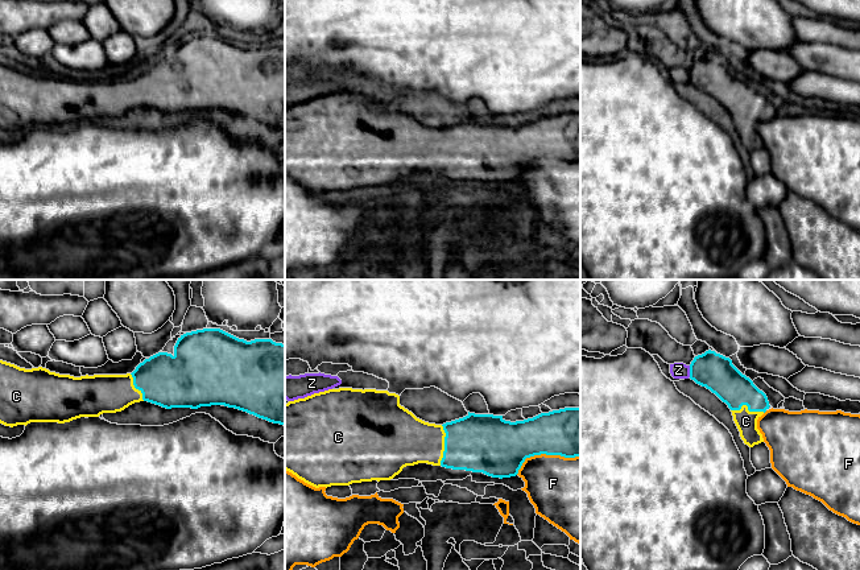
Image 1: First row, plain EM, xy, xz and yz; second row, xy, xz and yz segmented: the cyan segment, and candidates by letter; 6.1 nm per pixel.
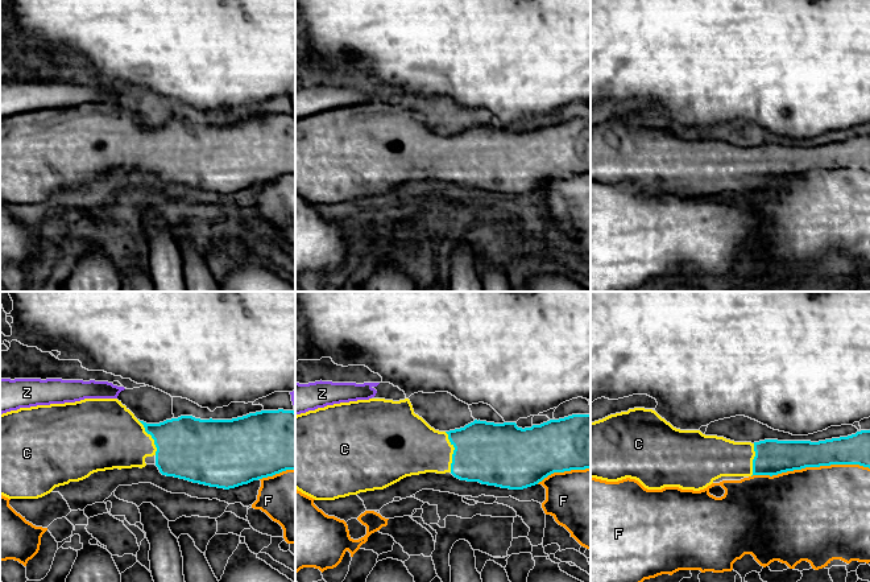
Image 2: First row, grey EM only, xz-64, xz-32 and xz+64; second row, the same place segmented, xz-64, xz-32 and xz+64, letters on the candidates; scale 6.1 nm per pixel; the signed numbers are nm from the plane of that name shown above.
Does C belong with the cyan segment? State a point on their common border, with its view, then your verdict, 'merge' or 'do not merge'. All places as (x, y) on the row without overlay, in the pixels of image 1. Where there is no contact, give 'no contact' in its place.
xz (445, 149) | merge

